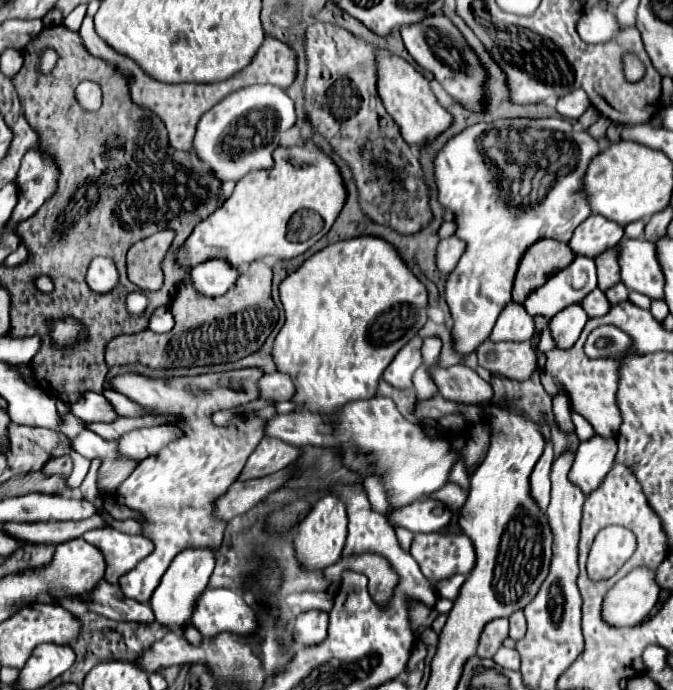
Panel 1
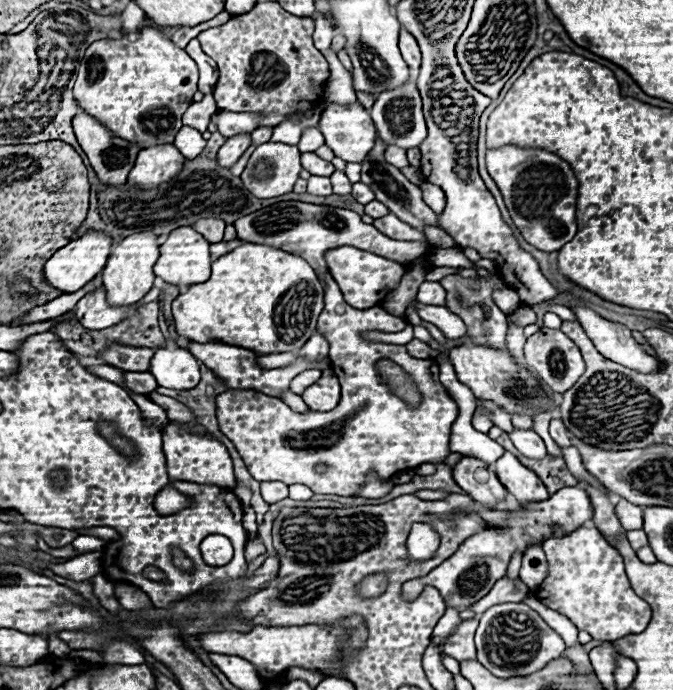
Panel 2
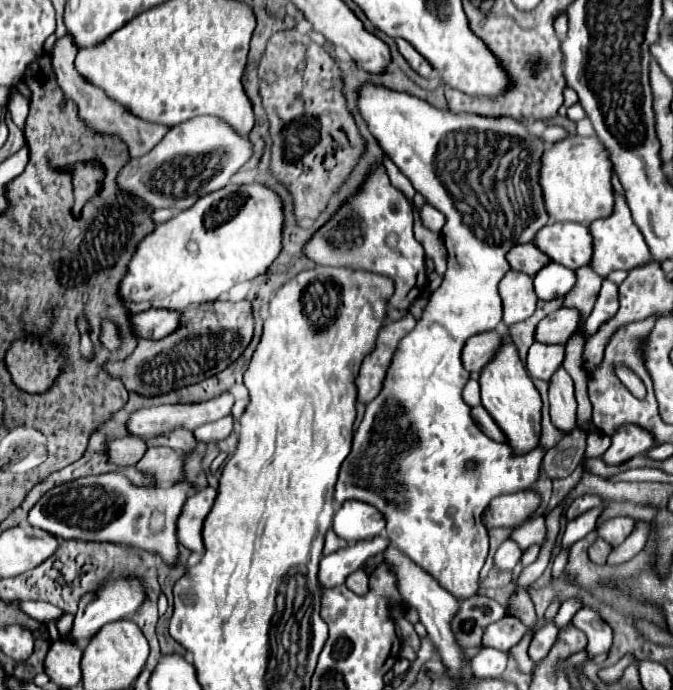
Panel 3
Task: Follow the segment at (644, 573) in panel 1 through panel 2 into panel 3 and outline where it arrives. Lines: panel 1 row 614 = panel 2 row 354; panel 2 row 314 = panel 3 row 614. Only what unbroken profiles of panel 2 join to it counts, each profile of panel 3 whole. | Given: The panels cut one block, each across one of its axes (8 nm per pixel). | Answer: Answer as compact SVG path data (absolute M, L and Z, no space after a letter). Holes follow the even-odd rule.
M592 608L580 610L574 618L572 624L578 626L586 636L588 636L588 654L604 654L612 646L612 628L600 618L600 614Z

